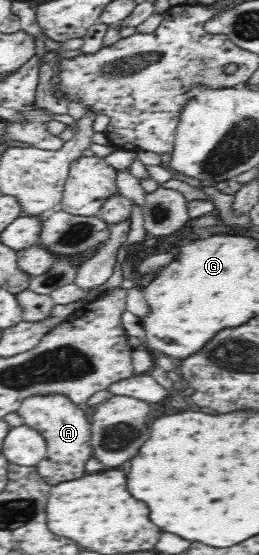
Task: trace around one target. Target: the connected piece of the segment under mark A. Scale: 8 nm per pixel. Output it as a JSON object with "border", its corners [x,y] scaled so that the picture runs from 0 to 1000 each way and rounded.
{"border":[[[232,708],[139,710],[85,721],[62,742],[85,751],[93,766],[147,775],[178,793],[178,825],[139,838],[143,850],[170,861],[178,870],[216,874],[216,870],[263,863],[301,863],[324,856],[324,838],[332,838],[332,829],[359,820],[363,807],[355,805],[347,759],[340,759],[332,744],[301,733],[301,728],[286,726],[270,715]]]}

